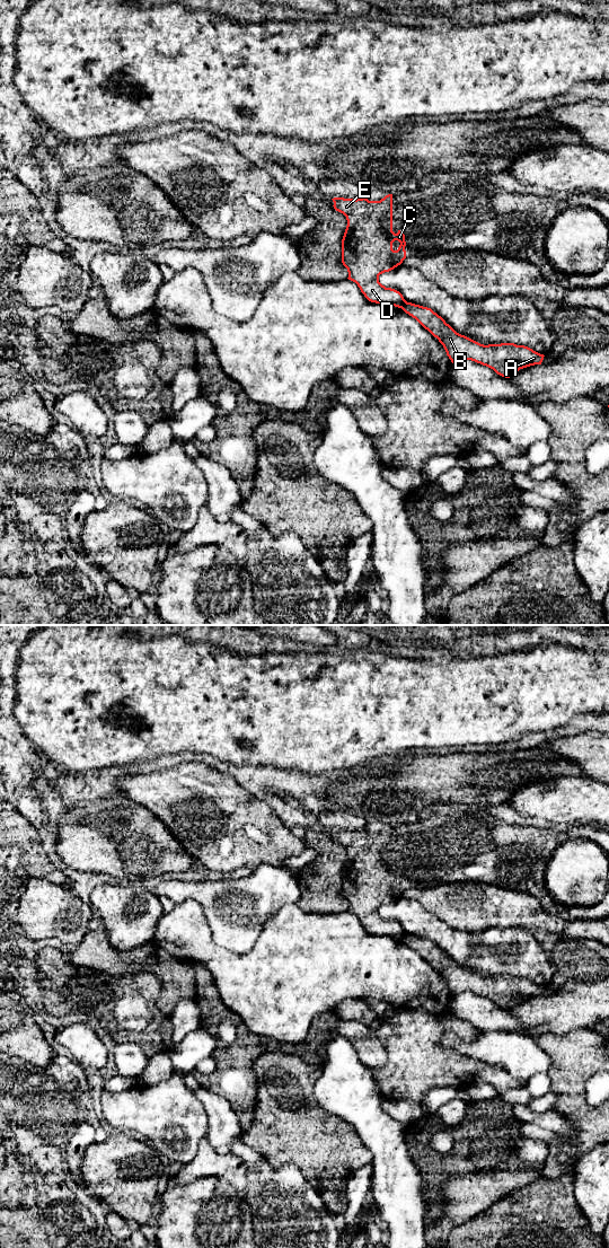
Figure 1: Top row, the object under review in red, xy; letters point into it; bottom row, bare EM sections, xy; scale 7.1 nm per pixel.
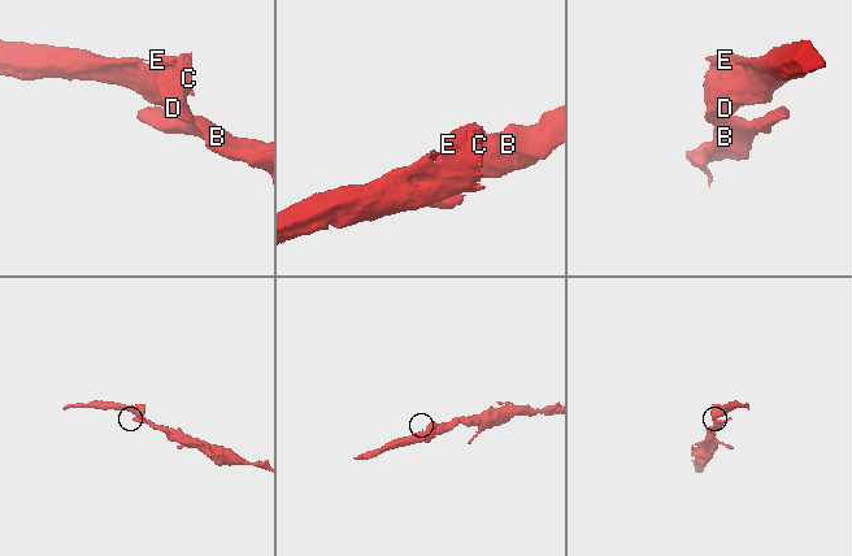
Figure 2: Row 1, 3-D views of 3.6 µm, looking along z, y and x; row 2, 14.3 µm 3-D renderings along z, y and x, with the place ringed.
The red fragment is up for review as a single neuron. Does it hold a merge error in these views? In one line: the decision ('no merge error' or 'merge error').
merge error

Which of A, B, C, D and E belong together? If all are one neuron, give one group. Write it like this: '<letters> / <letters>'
A B / C D E

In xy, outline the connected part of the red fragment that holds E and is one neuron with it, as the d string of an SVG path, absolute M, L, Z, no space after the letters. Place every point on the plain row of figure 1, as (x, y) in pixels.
M392 826L380 833L334 829L334 841L346 849L347 858L342 871L342 895L347 900L348 912L355 914L364 929L376 935L388 935L401 940L406 932L403 926L379 914L379 907L400 897L406 890L405 867L392 863Z

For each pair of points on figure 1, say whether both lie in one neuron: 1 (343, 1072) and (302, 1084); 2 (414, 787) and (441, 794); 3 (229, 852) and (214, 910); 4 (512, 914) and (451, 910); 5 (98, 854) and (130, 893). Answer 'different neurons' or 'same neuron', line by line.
1: different neurons
2: same neuron
3: different neurons
4: same neuron
5: different neurons

